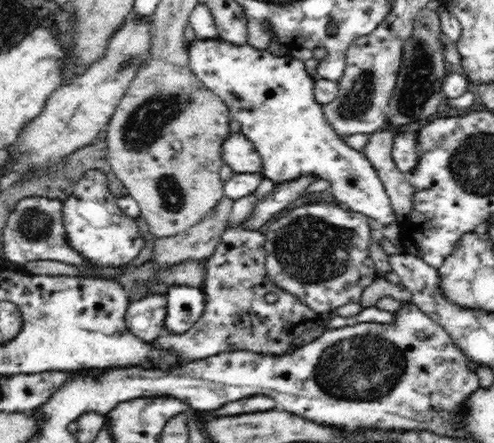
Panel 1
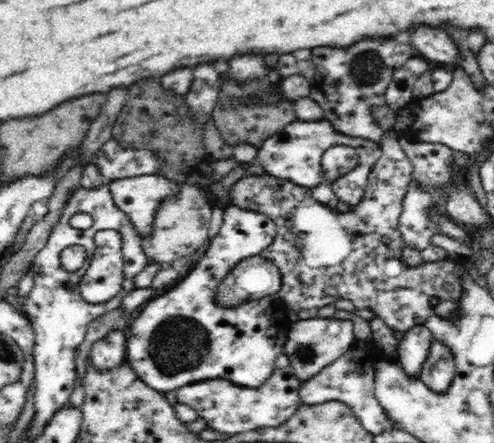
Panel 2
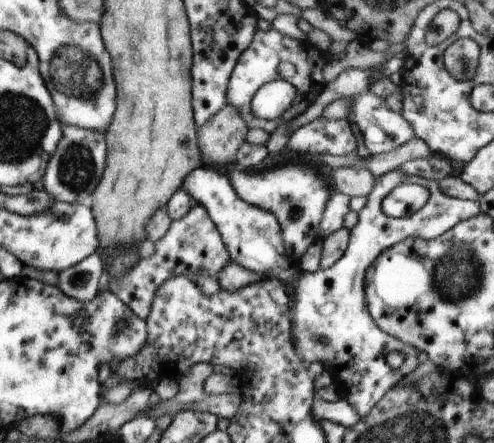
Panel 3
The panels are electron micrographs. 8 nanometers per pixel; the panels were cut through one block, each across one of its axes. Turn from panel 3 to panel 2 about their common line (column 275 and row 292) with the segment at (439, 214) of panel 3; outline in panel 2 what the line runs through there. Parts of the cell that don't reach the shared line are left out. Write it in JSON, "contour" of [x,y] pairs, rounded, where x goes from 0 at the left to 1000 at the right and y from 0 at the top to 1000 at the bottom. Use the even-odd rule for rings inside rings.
{"contour":[[[530,578],[498,582],[457,623],[441,650],[441,686],[482,691],[494,677],[526,677],[571,655],[571,609]]]}

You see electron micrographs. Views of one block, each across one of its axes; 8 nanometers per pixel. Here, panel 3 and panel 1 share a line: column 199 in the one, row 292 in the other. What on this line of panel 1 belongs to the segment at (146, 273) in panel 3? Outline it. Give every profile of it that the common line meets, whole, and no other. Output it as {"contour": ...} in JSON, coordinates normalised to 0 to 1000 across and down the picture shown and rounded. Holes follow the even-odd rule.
{"contour":[[[534,402],[506,442],[482,447],[474,456],[462,519],[449,528],[433,573],[421,587],[413,587],[413,600],[417,600],[417,637],[409,641],[417,659],[413,709],[372,754],[336,749],[324,763],[316,763],[308,772],[312,786],[336,790],[340,799],[352,799],[356,813],[372,813],[372,817],[417,813],[417,808],[433,808],[437,799],[462,799],[462,795],[482,795],[482,790],[502,790],[510,799],[530,799],[530,804],[571,804],[583,795],[595,763],[652,731],[668,731],[664,745],[672,745],[672,740],[700,740],[700,736],[721,736],[721,731],[741,731],[741,727],[798,731],[806,722],[798,704],[777,704],[761,691],[737,695],[733,704],[709,718],[684,713],[668,722],[664,709],[648,713],[644,704],[611,686],[607,673],[559,646],[559,637],[538,614],[538,564],[534,564],[538,537],[530,519],[490,519],[490,506],[510,483],[514,460],[526,456],[534,442],[543,442],[555,424],[559,415]],[[547,659],[563,664],[559,686],[543,686],[534,677],[534,668]]]}

